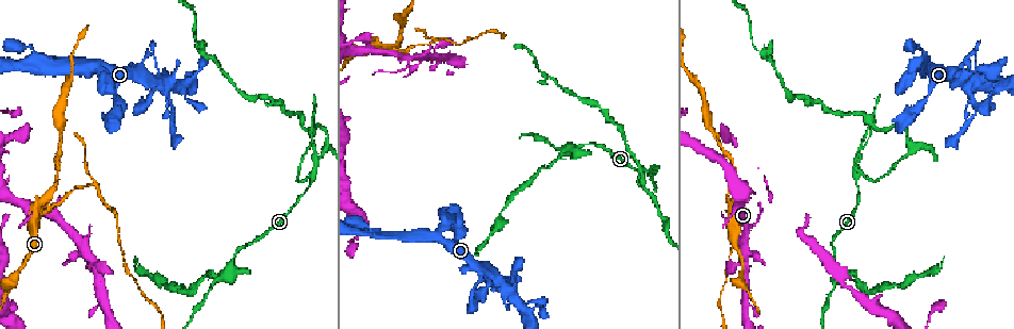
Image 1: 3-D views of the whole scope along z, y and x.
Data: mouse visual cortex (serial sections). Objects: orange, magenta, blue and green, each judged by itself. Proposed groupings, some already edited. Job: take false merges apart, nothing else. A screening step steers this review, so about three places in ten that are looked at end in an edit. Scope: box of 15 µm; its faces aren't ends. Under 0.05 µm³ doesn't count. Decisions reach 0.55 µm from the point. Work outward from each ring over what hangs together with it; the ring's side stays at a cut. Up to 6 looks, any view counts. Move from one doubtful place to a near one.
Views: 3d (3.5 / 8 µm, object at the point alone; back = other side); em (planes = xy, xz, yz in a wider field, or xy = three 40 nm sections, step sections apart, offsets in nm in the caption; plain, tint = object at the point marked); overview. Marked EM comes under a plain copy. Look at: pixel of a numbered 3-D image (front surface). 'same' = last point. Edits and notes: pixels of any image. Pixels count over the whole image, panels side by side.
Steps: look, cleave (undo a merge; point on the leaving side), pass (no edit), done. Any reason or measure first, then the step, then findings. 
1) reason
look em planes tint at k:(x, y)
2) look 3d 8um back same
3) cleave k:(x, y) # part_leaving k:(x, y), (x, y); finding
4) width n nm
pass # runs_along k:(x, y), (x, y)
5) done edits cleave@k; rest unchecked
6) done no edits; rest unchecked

sharp bend
look 3d 3.5um at 1:(867, 128)

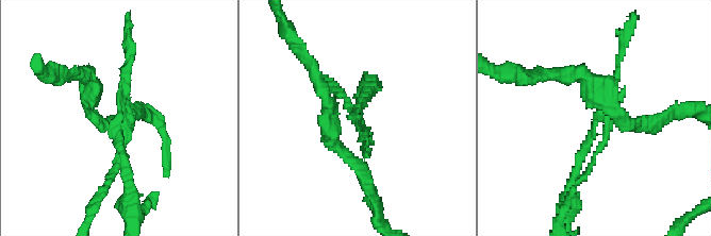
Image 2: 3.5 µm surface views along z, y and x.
look em xy step 1 tint at 2:(116, 122)

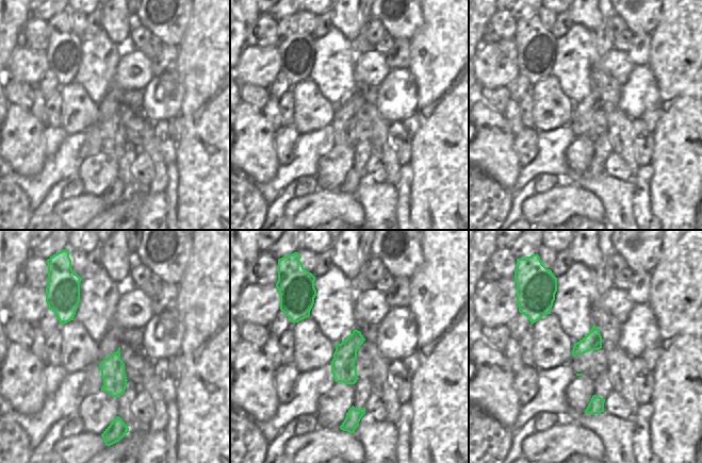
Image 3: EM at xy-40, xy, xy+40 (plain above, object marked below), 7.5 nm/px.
cleave 2:(87, 104) # part_leaving 2:(608, 128), (562, 213); two cells meet here

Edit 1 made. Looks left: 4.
redraw
look overview

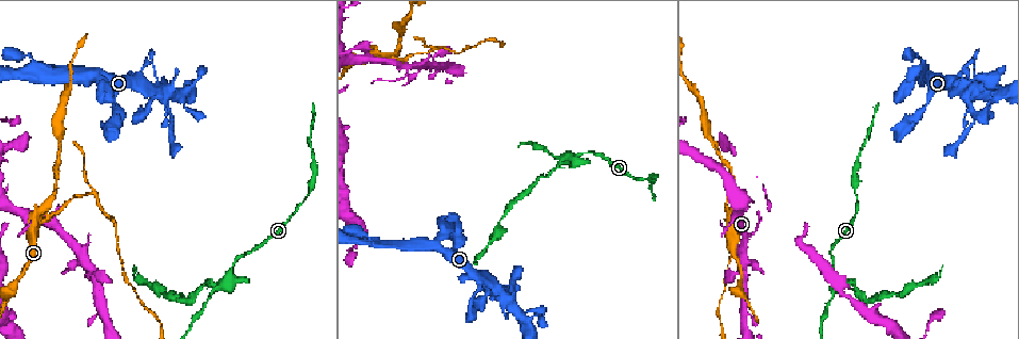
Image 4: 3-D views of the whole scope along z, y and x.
abrupt turn
look 3d 8um at 4:(222, 285)

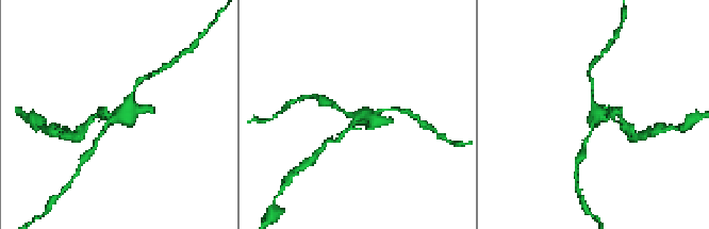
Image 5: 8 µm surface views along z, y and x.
arms 3; arm_widths 150, 150, 150 nm
look em xy step 5 tint at 5:(356, 116)

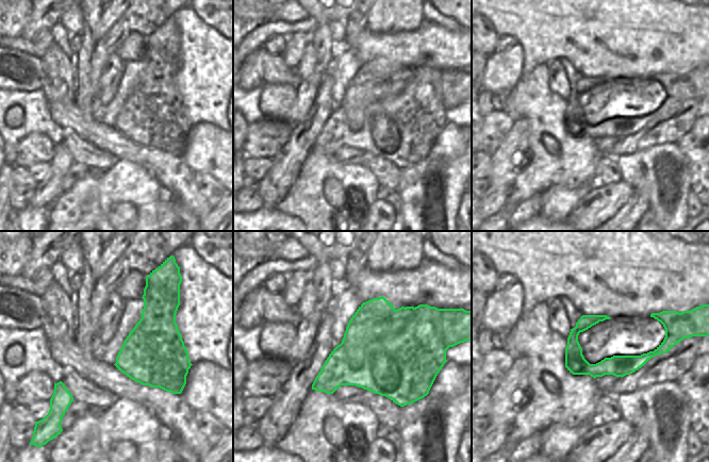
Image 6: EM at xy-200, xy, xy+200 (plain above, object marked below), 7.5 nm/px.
cleave 5:(619, 110) # two cells meet here

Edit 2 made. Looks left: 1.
done edits cleave@2, cleave@5; rest unchecked

